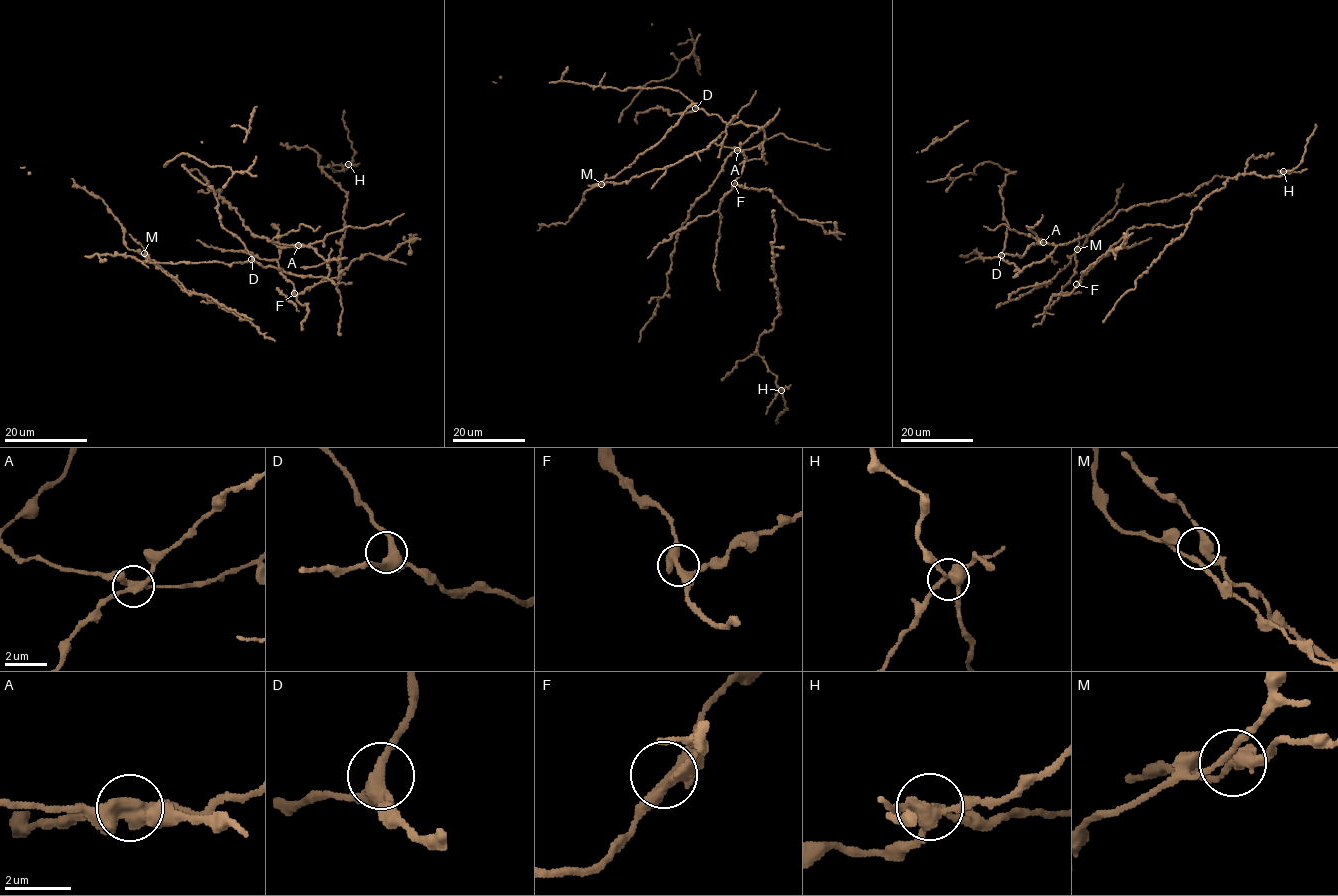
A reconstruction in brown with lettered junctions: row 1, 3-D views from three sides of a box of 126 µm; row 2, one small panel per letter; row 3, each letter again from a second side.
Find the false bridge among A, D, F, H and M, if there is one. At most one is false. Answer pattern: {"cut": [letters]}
{"cut": ["A"]}

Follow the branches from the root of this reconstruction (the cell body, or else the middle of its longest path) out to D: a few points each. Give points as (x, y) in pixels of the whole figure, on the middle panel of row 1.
D: (751, 160), (762, 157), (764, 131), (761, 128), (741, 123), (726, 124), (718, 115), (695, 108)

